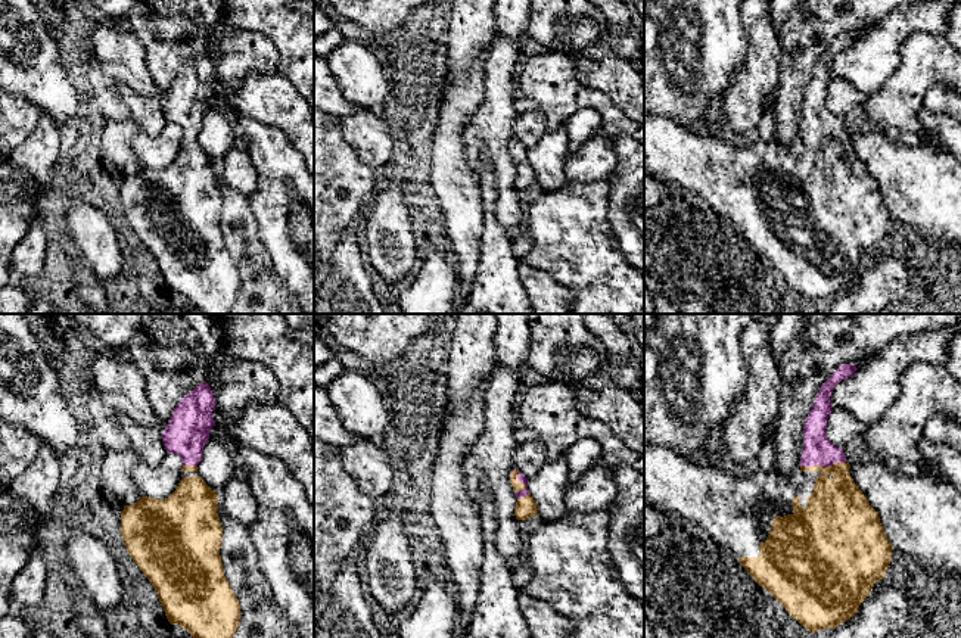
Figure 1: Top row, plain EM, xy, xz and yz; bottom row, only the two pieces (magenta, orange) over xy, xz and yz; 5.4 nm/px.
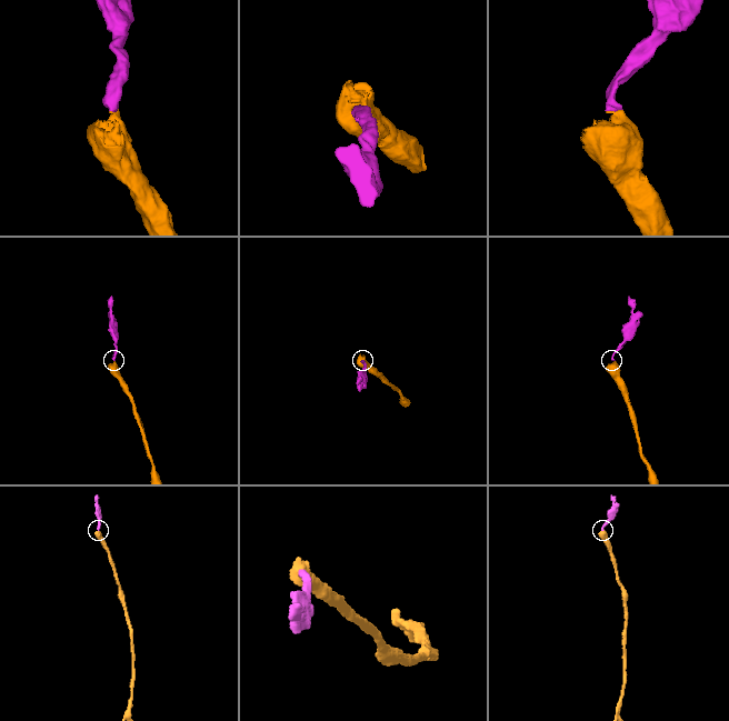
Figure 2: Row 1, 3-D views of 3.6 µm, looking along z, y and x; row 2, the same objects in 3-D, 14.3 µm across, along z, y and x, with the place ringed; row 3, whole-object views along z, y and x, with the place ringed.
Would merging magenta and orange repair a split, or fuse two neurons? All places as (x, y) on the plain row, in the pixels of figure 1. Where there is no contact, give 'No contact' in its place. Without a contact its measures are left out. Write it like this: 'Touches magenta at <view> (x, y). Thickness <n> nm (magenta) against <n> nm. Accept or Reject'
Touches magenta at yz (823, 136). Thickness 160 nm (magenta) against 320 nm. Accept

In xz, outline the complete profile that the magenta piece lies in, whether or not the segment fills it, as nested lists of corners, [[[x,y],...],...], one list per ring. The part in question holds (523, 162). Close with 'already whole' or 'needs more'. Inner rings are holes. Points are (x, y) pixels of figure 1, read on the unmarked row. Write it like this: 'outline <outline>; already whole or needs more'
outline [[[516,139],[510,143],[510,153],[514,159],[514,165],[517,168],[514,186],[517,190],[528,190],[532,186],[538,186],[538,178],[535,169],[531,166],[528,161],[528,149]]]; needs more

